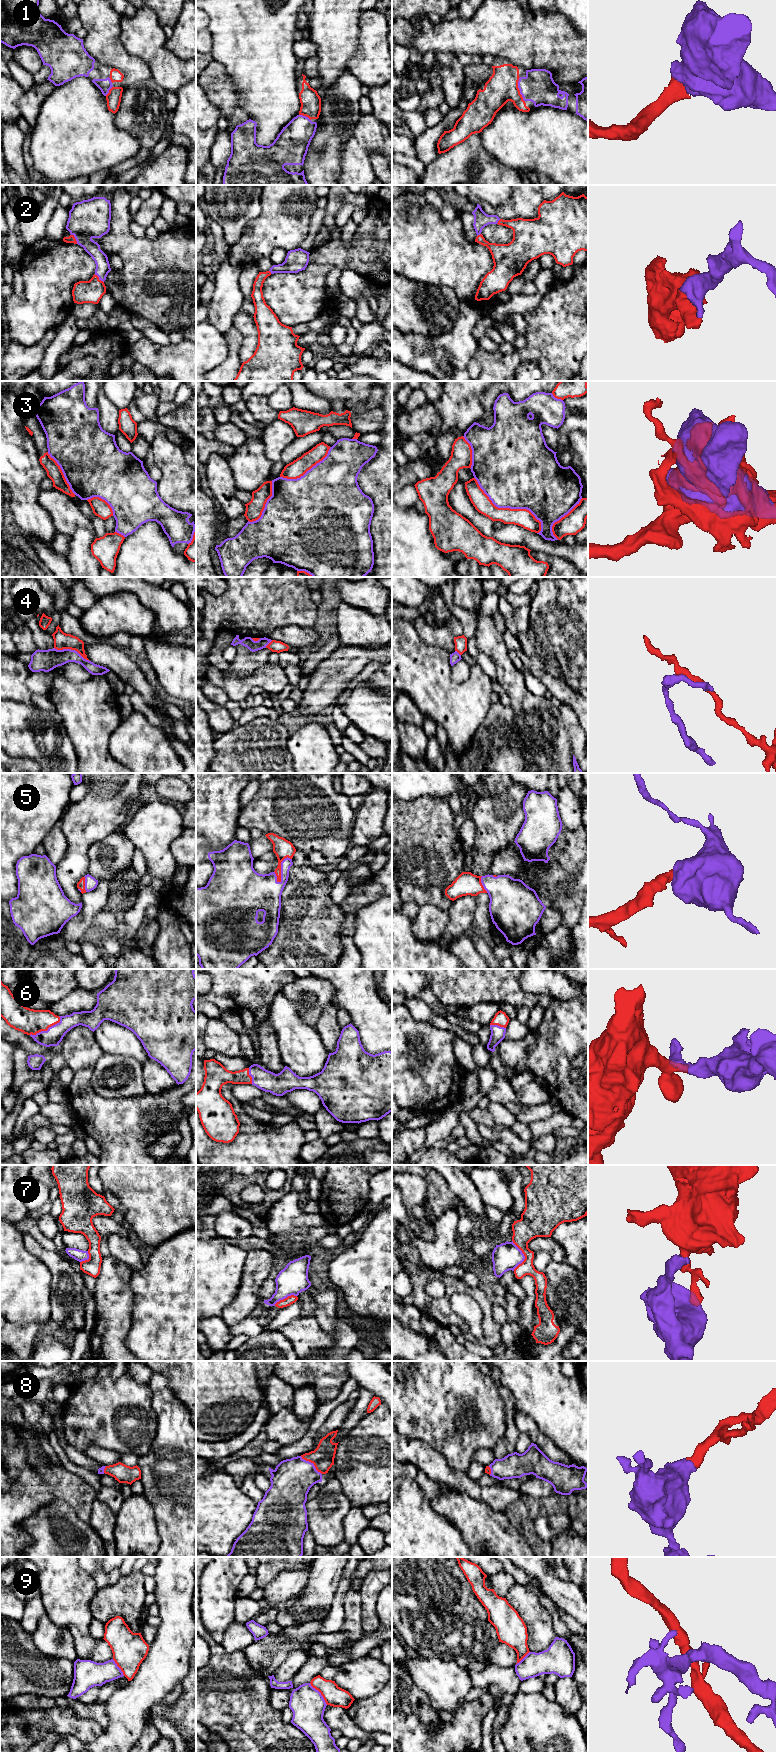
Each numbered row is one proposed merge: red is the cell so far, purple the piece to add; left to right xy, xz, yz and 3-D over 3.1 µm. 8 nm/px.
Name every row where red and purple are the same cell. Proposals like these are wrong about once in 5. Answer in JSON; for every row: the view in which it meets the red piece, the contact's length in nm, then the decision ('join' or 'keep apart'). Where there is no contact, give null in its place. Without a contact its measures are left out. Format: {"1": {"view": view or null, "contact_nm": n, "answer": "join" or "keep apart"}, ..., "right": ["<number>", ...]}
{"1": {"view": "yz", "contact_nm": 200, "answer": "join"}, "2": {"view": "xy", "contact_nm": 90, "answer": "join"}, "3": {"view": "yz", "contact_nm": 700, "answer": "keep apart"}, "4": {"view": "xy", "contact_nm": 300, "answer": "keep apart"}, "5": {"view": "xz", "contact_nm": 240, "answer": "join"}, "6": {"view": "xy", "contact_nm": 280, "answer": "join"}, "7": {"view": "yz", "contact_nm": 240, "answer": "keep apart"}, "8": {"view": "xz", "contact_nm": 220, "answer": "join"}, "9": {"view": "xz", "contact_nm": 220, "answer": "keep apart"}, "right": ["1", "2", "5", "6", "8"]}

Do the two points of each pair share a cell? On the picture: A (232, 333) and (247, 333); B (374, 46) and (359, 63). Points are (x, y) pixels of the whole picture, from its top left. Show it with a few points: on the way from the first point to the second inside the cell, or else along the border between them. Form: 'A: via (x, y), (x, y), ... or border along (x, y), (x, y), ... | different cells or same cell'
A: border along (233, 325), (242, 336), (240, 357) | different cells
B: via (372, 50), (363, 59) | same cell

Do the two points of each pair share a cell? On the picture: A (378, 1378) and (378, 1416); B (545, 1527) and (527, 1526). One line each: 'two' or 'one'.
A: two
B: two

